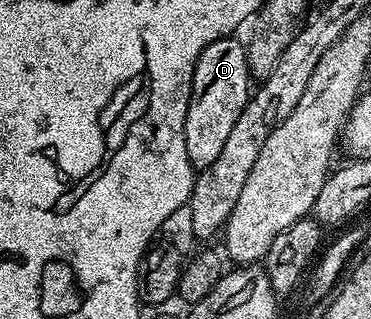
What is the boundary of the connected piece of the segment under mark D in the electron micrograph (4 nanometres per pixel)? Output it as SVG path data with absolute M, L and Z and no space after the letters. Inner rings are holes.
M233 35L221 37L208 45L195 63L191 99L185 120L185 142L187 159L197 171L211 167L211 163L219 159L231 130L239 120L239 111L243 111L251 96L251 78L245 54L247 45L244 40L237 39Z

